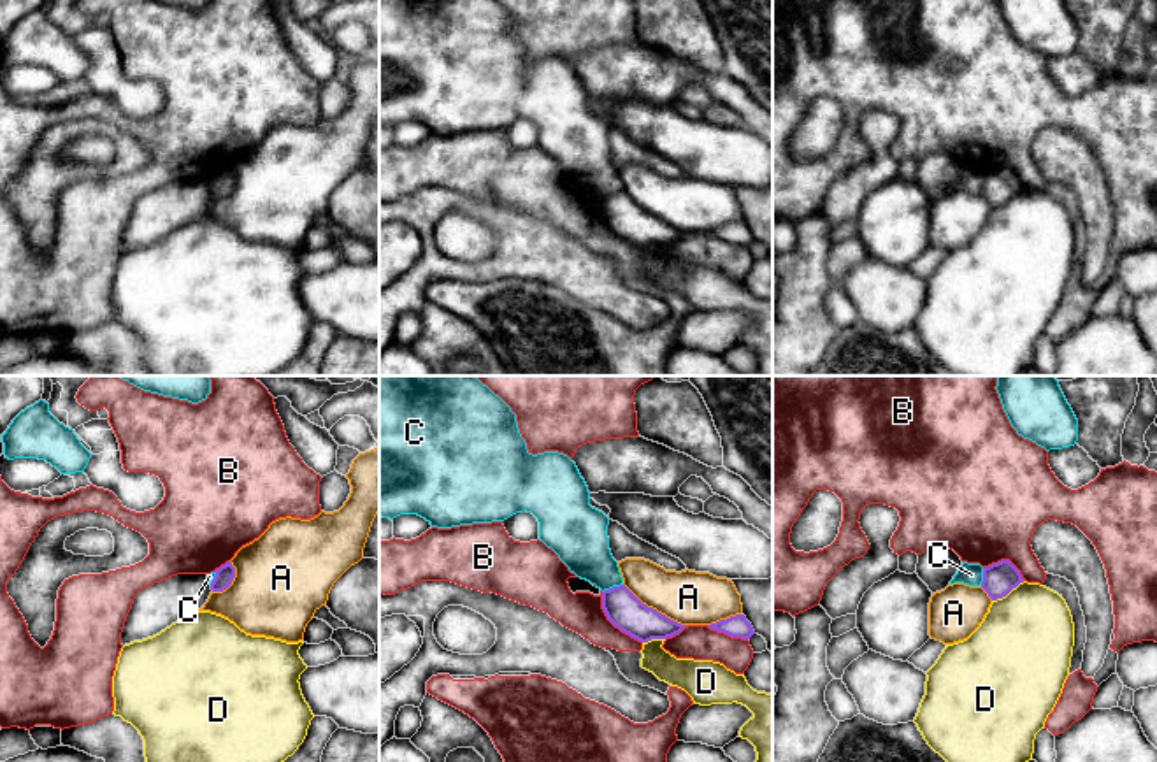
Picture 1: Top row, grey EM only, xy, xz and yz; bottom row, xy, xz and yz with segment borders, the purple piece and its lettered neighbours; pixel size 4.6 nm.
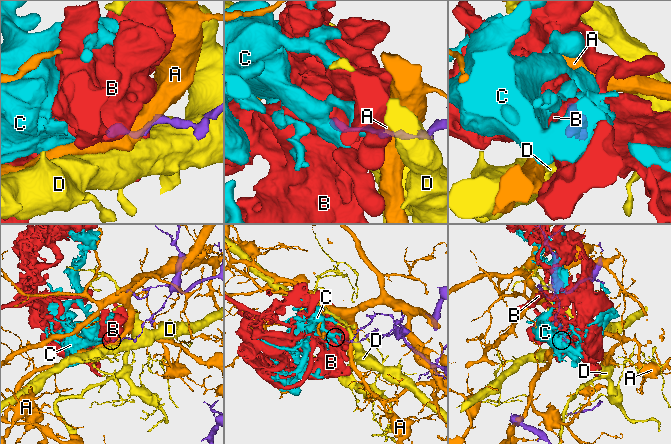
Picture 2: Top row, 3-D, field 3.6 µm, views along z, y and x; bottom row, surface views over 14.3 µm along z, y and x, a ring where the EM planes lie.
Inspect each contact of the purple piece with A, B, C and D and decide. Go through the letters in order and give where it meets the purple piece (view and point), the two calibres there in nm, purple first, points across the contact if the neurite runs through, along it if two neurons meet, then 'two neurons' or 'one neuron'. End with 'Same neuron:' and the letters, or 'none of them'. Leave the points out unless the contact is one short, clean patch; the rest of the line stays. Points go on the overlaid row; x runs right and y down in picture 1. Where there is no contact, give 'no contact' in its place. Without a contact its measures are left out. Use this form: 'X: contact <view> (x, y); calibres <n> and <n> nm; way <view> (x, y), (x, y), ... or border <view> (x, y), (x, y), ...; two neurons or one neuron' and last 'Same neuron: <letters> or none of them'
A: contact xz (655, 610); calibres 170 and 240 nm; two neurons
B: contact xz (611, 622); calibres 170 and 190 nm; two neurons
C: contact xz (611, 589); calibres 170 and 240 nm; border xz (622, 583), (603, 592); two neurons
D: contact yz (1008, 592); calibres 150 and 440 nm; two neurons
Same neuron: none of them

